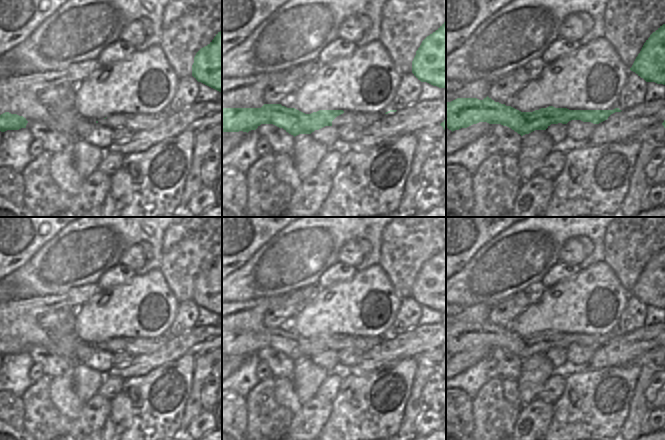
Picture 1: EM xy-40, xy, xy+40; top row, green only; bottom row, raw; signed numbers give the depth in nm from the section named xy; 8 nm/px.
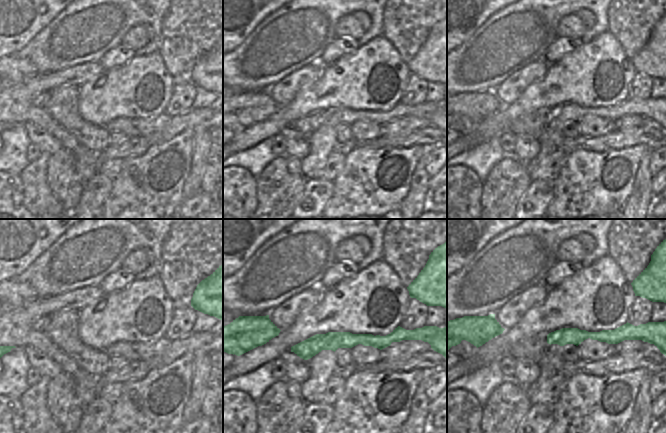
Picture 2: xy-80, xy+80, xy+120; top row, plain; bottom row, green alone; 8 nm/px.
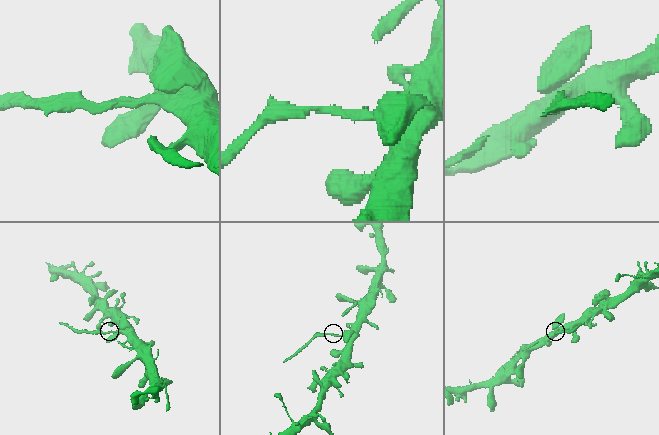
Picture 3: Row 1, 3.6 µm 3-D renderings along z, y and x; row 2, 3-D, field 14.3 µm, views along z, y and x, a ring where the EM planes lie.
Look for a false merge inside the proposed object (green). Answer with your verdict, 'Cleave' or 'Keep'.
Cleave.

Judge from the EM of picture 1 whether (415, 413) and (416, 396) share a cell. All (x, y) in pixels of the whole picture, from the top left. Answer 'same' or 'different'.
same

